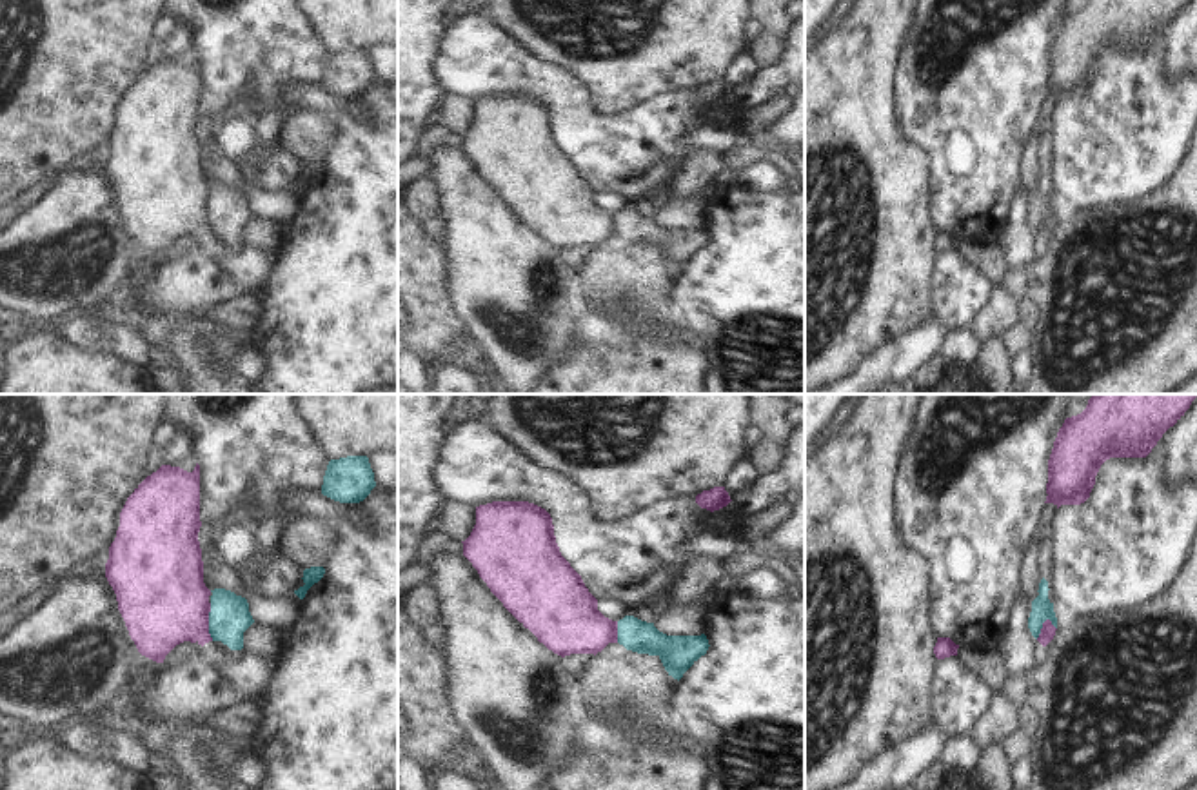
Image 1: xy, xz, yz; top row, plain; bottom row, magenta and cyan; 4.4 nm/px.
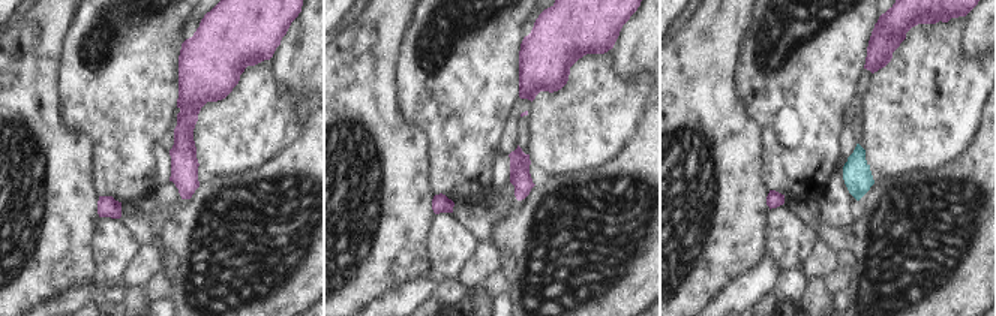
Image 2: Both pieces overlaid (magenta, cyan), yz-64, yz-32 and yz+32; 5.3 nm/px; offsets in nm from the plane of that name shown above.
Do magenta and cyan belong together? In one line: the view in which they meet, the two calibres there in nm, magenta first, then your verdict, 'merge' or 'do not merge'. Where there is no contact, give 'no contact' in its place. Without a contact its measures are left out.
contact in xy; calibres 400 and 180 nm; do not merge

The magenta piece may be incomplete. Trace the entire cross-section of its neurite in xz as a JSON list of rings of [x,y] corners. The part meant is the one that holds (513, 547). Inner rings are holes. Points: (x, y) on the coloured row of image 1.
[[[492,501],[476,507],[476,525],[461,541],[463,556],[503,607],[554,654],[598,654],[618,643],[618,621],[598,610],[598,599],[561,556],[550,514],[529,501]]]

